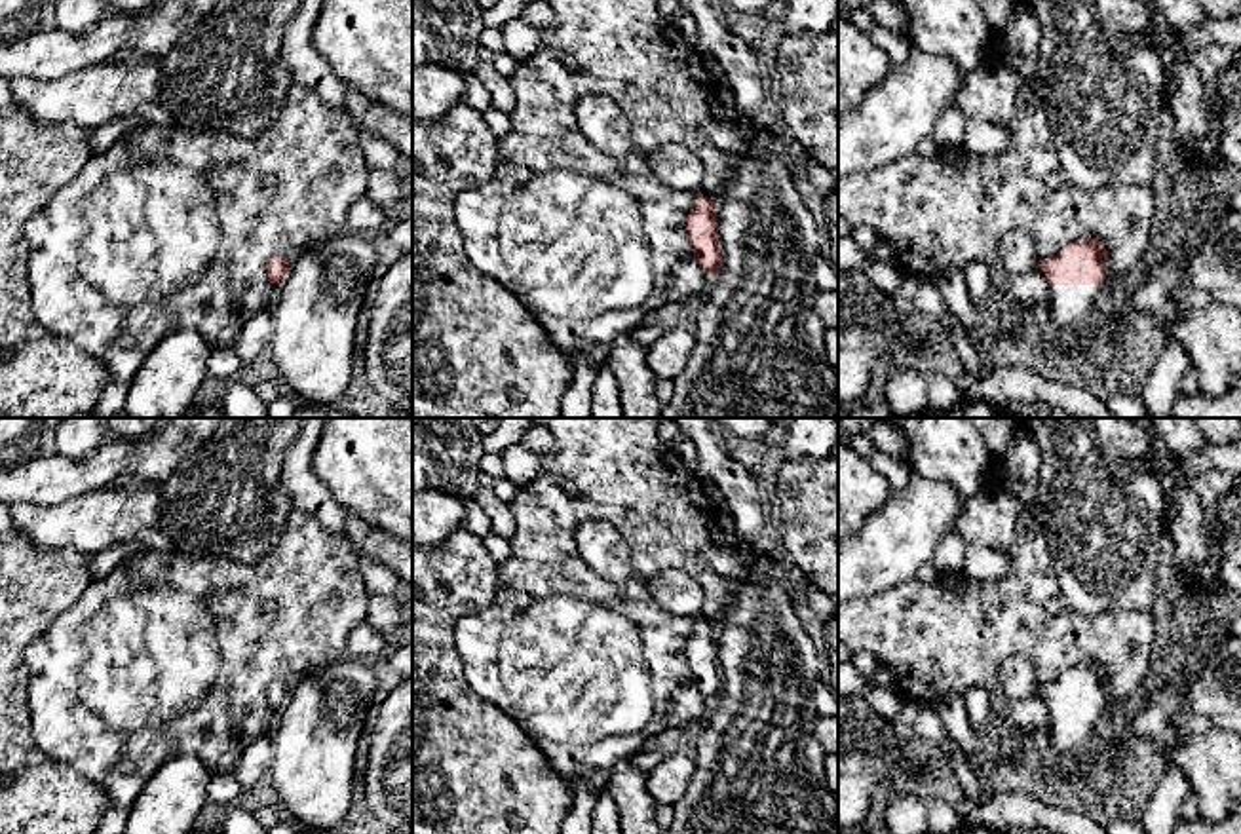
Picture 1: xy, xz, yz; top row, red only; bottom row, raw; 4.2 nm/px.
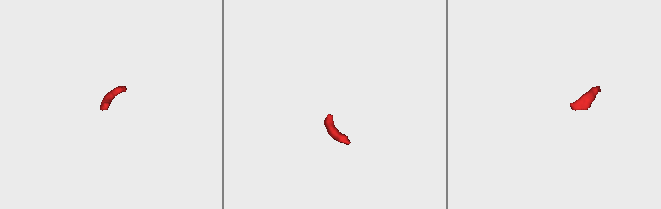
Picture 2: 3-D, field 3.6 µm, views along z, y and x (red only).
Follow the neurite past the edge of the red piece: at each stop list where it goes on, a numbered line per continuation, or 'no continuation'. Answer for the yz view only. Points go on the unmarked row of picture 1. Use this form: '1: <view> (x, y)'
1: yz (1069, 734)

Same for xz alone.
no continuation

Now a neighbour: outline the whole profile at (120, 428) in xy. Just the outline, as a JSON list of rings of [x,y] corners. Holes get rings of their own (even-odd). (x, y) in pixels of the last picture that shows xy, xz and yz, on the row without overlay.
[[[103,418],[108,437],[135,441],[150,435],[165,418]]]

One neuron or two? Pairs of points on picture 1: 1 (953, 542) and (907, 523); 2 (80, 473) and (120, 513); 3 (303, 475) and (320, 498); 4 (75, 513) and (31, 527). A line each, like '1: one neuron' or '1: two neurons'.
1: two neurons
2: two neurons
3: one neuron
4: one neuron

